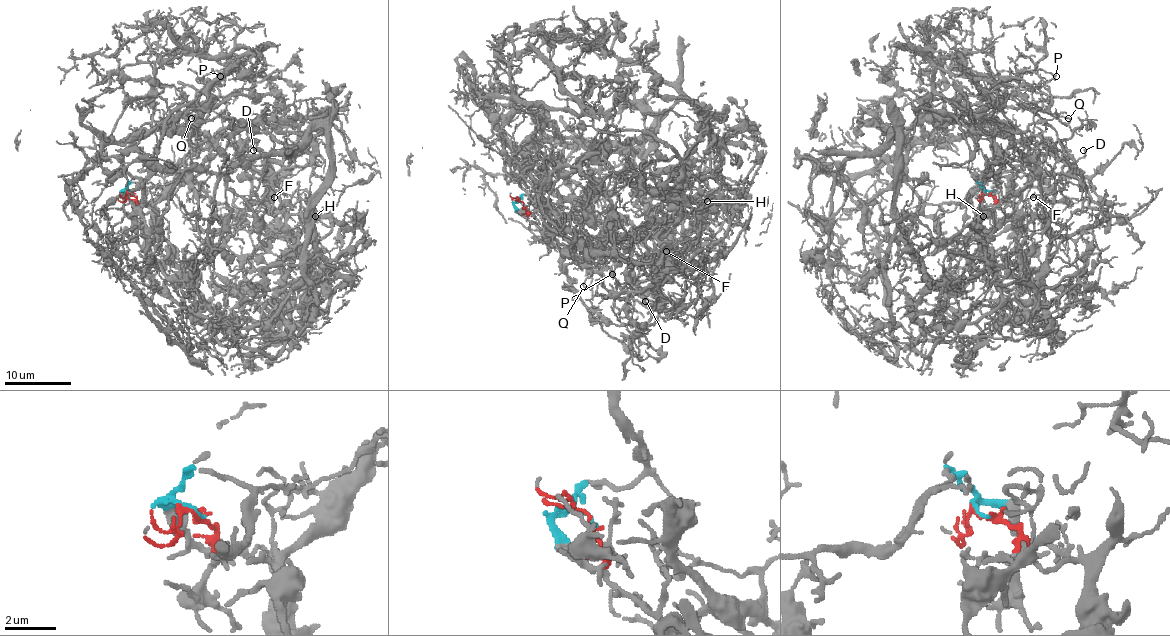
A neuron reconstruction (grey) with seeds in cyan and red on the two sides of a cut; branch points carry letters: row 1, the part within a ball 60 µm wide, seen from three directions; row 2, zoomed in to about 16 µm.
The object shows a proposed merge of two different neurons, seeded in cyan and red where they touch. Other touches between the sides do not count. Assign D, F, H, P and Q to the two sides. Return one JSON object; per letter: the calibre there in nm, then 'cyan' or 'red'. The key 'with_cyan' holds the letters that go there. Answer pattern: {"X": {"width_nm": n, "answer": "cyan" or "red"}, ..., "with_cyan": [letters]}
{"D": {"width_nm": 130, "answer": "red"}, "F": {"width_nm": 140, "answer": "red"}, "H": {"width_nm": 160, "answer": "red"}, "P": {"width_nm": 140, "answer": "cyan"}, "Q": {"width_nm": 150, "answer": "cyan"}, "with_cyan": ["P", "Q"]}

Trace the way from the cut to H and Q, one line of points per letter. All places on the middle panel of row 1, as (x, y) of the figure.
H: (523, 202), (543, 231), (605, 244), (656, 236), (673, 221), (678, 196), (706, 201)
Q: (523, 202), (538, 191), (531, 179), (538, 124), (554, 124), (595, 151), (608, 216), (591, 283), (583, 286)

